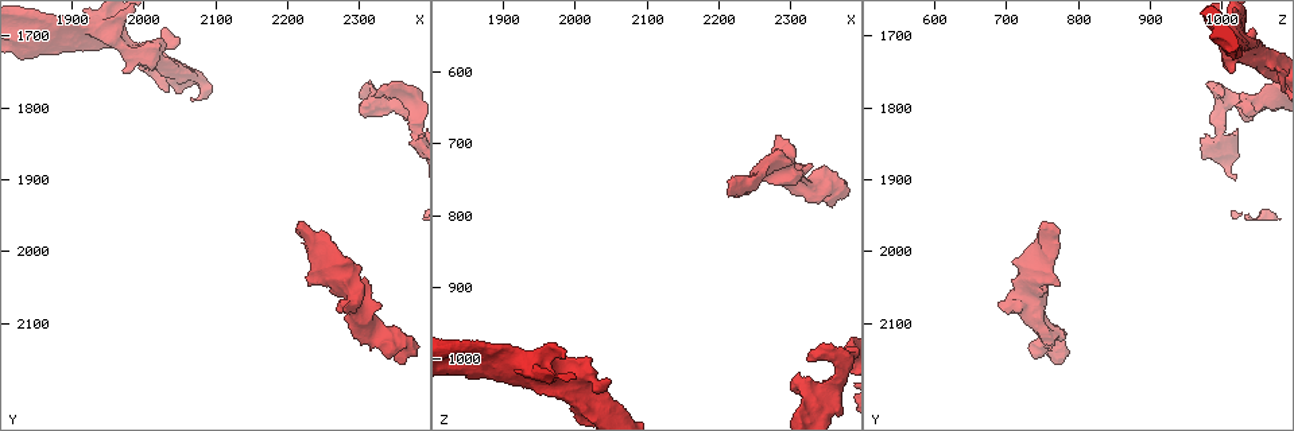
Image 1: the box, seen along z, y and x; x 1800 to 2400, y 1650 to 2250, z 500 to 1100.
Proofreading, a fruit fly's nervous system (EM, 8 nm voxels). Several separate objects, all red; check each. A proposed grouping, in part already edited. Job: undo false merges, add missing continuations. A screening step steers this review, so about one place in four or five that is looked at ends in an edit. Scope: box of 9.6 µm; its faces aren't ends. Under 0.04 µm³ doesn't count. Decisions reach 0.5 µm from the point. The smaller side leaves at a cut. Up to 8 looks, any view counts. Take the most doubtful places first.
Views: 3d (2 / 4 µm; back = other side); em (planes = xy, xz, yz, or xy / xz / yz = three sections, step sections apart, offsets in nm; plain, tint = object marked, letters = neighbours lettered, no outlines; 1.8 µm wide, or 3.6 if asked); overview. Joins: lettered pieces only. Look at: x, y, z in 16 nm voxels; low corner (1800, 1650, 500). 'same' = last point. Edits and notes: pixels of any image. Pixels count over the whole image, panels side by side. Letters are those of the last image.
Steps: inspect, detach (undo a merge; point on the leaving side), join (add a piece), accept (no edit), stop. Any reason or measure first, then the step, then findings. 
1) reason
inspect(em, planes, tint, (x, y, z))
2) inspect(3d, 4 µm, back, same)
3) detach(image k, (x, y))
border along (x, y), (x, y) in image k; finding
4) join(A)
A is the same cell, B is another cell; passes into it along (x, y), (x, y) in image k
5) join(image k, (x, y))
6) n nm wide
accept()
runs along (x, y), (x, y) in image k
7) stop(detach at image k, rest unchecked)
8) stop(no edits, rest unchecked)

branch stops here
inspect(3d, 2 µm, (2320, 1785, 1000))

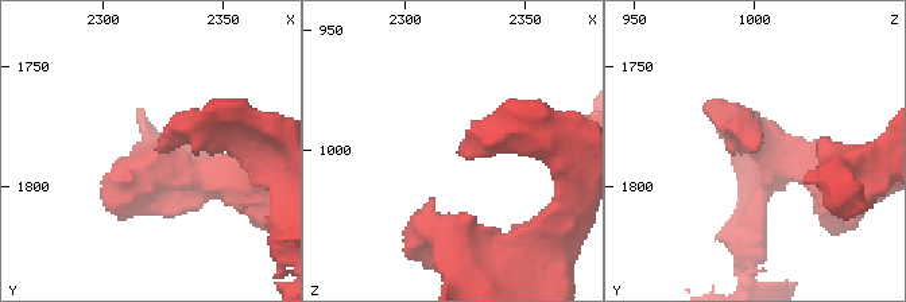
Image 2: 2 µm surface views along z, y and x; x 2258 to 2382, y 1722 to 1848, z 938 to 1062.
inspect(em, planes, letters, (2323, 1785, 1003))

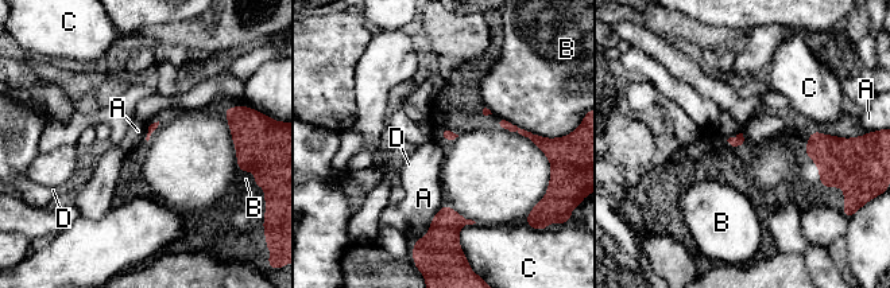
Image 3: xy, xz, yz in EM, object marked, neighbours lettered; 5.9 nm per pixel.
accept()
A, B, C and D are other cells; border along (445, 205), (432, 220), (428, 230) in image 3; none of them fits

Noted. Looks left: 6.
an open end
inspect(em, yz, step 4, letters, (2285, 2080, 690))

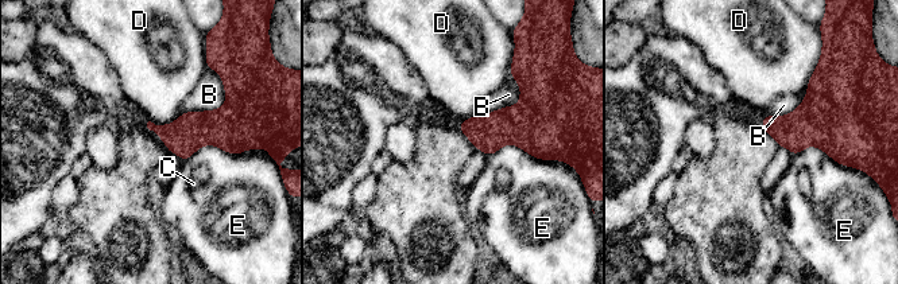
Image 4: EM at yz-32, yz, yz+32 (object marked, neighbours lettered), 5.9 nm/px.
another direction
inspect(em, planes, letters, same)

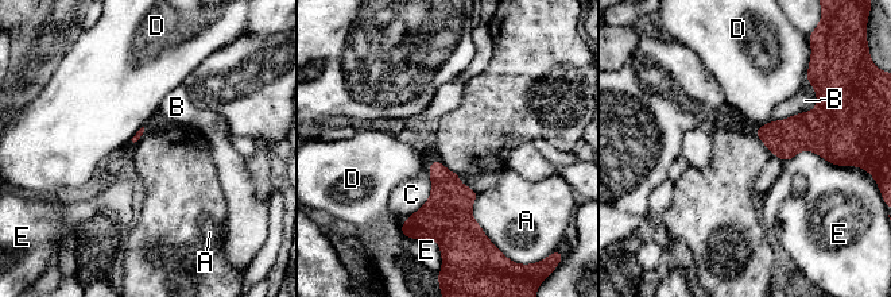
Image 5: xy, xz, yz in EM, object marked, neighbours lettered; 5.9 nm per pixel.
E touches over 360 nm
accept()
A, B, C, D and E are other cells; no lettered piece goes on from it

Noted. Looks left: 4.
free end
inspect(3d, 4 µm, (2215, 1980, 770))

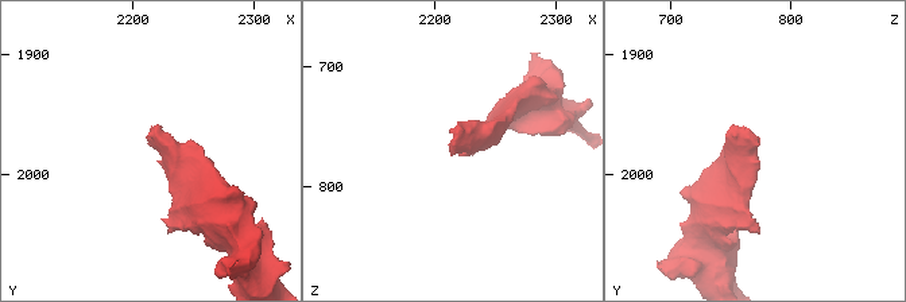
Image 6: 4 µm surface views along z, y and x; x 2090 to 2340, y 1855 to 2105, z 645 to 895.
need the tissue
inspect(em, planes, letters, (2212, 1974, 772))

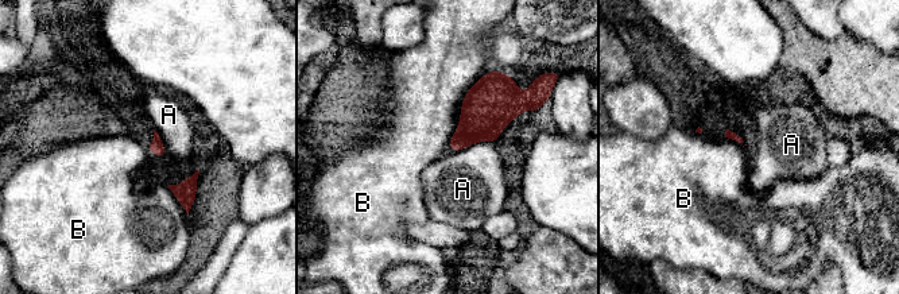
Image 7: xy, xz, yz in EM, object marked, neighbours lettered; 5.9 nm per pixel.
accept()
A and B are other cells; no lettered piece goes on from it

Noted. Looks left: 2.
stop(no edits, rest unchecked)

